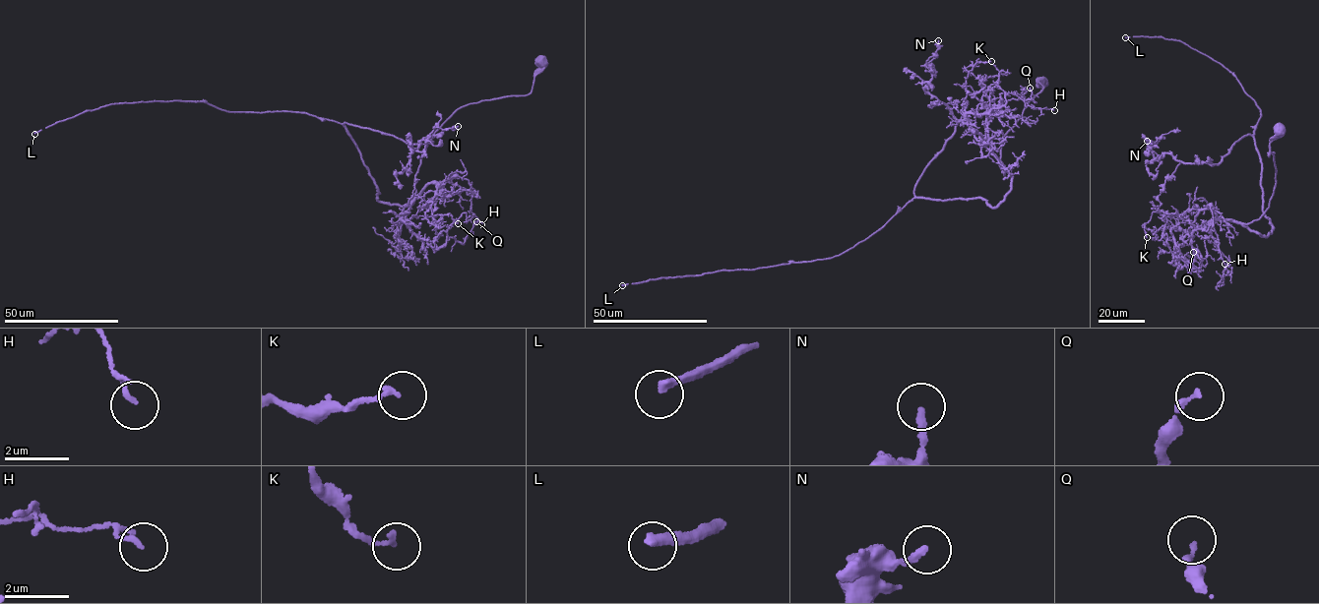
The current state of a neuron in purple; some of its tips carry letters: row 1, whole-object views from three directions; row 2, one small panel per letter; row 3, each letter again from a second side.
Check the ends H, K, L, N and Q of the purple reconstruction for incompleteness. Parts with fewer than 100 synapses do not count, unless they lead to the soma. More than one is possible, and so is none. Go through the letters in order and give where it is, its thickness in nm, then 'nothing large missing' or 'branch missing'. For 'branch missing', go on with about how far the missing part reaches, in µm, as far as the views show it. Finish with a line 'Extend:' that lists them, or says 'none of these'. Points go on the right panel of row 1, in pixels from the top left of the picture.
H: place (1224, 264); calibre 140 nm; nothing large missing
K: place (1147, 237); calibre 140 nm; nothing large missing
L: place (1125, 37); calibre 280 nm; branch missing; missing 190 µm
N: place (1147, 141); calibre 200 nm; nothing large missing
Q: place (1193, 252); calibre 190 nm; nothing large missing
Extend: L

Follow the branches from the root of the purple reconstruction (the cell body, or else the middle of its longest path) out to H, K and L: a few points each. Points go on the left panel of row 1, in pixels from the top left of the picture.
H: (542, 61), (530, 92), (462, 106), (428, 142), (413, 197), (433, 181), (466, 178), (481, 224)
K: (542, 61), (530, 92), (462, 106), (428, 142), (413, 197), (440, 184), (424, 205), (458, 223)
L: (542, 61), (529, 93), (445, 121), (402, 206), (378, 200), (344, 126), (305, 113), (125, 102), (34, 134)

